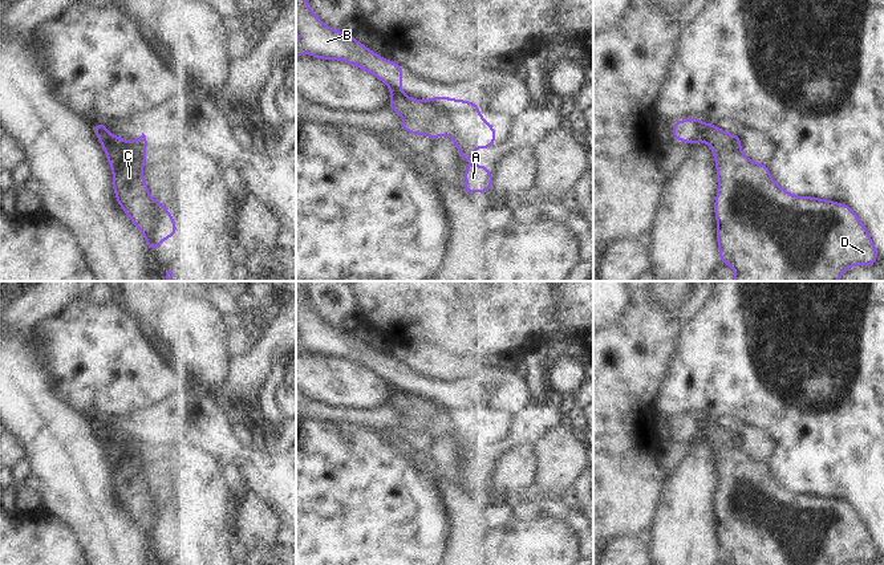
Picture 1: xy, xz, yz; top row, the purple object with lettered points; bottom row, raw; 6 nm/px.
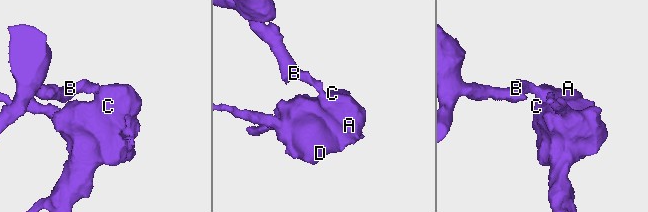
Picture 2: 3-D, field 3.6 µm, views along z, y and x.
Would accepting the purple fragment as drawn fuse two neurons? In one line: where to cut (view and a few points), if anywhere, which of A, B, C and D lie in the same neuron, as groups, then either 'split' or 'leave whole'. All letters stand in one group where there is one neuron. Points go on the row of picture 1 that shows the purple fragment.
yz (706, 125), (702, 139) | A C D / B | split

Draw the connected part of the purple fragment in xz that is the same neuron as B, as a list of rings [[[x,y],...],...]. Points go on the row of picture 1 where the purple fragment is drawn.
[[[296,0],[296,57],[309,53],[321,60],[341,60],[364,69],[384,81],[392,95],[402,94],[402,66],[393,60],[384,60],[360,44],[353,36],[329,28],[307,0]]]

